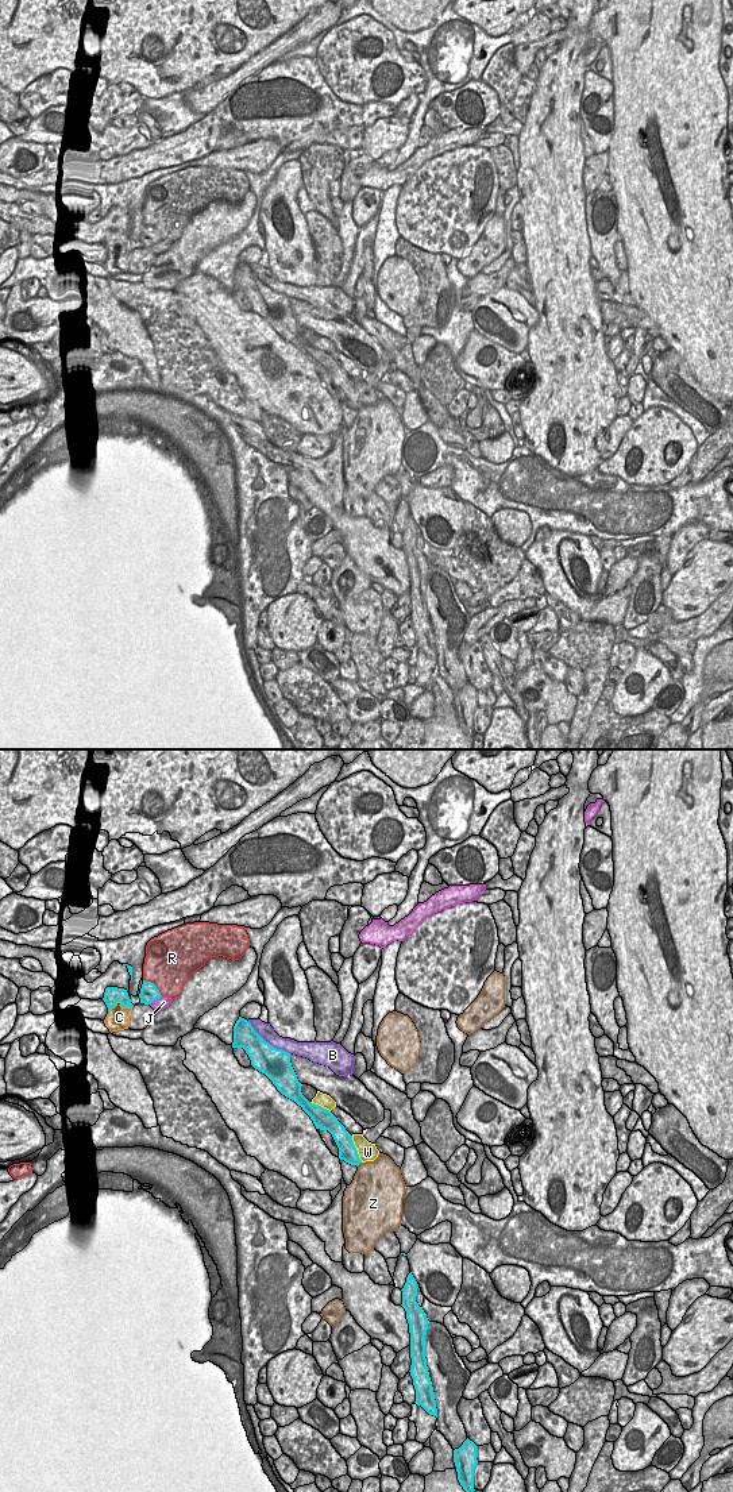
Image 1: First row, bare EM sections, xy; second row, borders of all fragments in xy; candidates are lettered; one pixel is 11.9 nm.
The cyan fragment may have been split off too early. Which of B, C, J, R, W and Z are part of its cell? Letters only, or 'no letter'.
no letter

